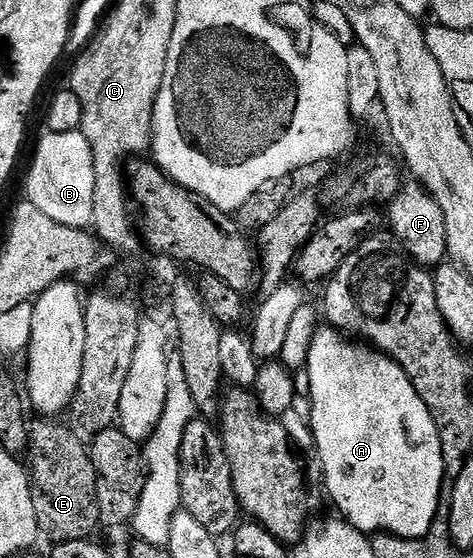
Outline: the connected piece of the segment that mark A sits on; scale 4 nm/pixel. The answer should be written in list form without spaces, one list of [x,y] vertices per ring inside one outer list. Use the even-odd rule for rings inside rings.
[[[329,326],[319,327],[318,333],[312,338],[312,350],[308,350],[308,362],[304,369],[304,375],[310,379],[310,428],[314,431],[314,444],[318,447],[318,456],[322,459],[322,472],[326,475],[326,484],[324,483],[325,491],[334,499],[334,504],[339,508],[341,515],[344,517],[346,523],[353,526],[357,532],[364,532],[367,534],[389,534],[391,536],[398,537],[399,540],[421,540],[425,538],[434,527],[434,519],[437,516],[438,506],[444,496],[444,488],[442,492],[442,479],[446,476],[446,459],[448,459],[447,453],[444,451],[444,445],[440,434],[438,433],[438,427],[436,422],[432,418],[432,414],[428,410],[428,406],[424,406],[424,402],[420,398],[420,394],[416,394],[416,386],[412,386],[412,382],[408,378],[408,374],[404,374],[404,370],[399,366],[394,359],[390,356],[385,356],[383,352],[379,352],[362,342],[355,342],[353,339],[347,338],[343,333],[339,332],[336,328]]]

